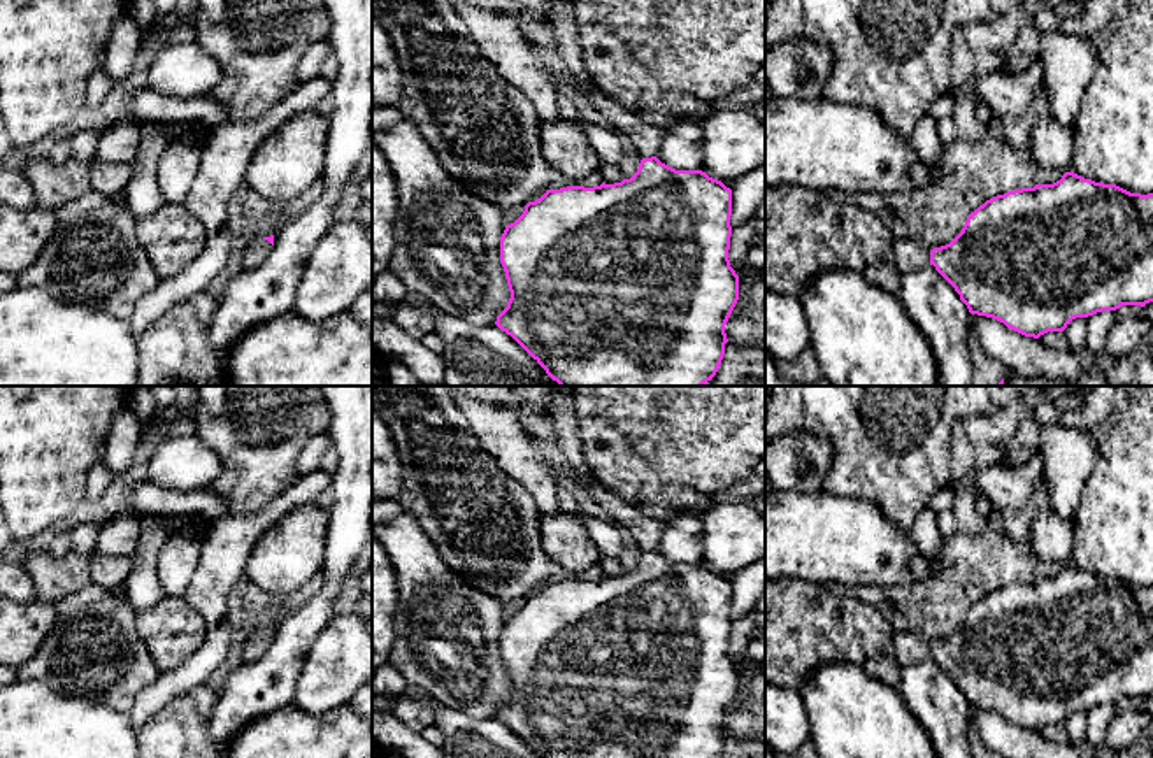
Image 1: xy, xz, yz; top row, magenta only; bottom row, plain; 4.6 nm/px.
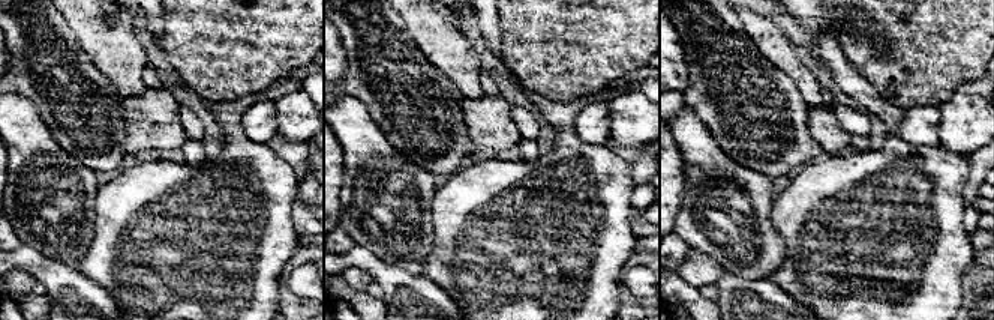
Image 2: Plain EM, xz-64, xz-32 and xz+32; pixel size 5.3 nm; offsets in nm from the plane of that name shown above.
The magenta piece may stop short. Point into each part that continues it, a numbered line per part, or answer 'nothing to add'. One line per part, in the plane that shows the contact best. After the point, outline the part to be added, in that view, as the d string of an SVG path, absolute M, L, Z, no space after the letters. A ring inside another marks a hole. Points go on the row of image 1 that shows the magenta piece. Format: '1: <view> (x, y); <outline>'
1: xz (646, 139); M553 0L551 5L555 47L572 77L570 84L583 89L591 107L597 109L609 123L612 123L623 139L634 144L634 149L641 154L641 158L655 156L660 149L667 126L653 126L632 116L590 81L581 56L574 2Z

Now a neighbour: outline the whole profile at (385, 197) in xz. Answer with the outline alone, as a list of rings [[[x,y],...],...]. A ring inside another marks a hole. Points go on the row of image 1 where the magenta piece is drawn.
[[[372,137],[372,282],[388,270],[395,249],[398,191],[395,175]]]

